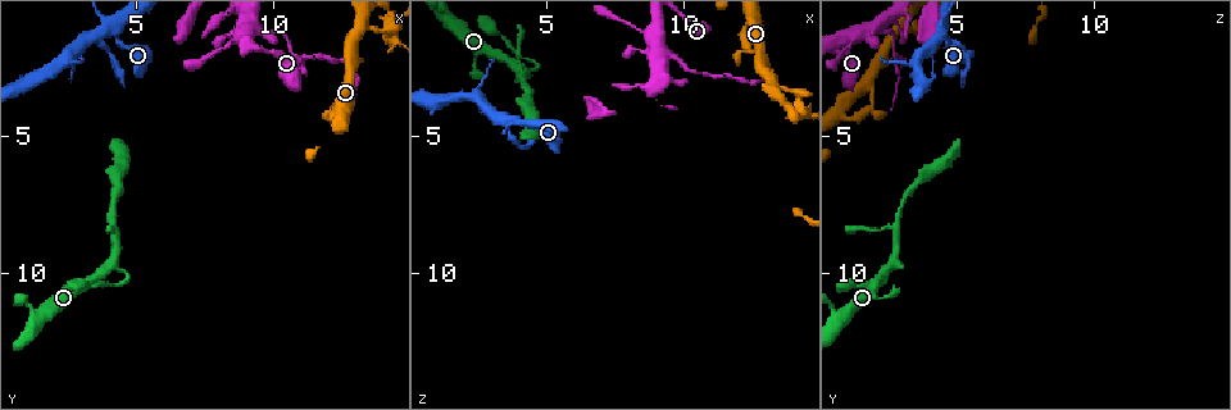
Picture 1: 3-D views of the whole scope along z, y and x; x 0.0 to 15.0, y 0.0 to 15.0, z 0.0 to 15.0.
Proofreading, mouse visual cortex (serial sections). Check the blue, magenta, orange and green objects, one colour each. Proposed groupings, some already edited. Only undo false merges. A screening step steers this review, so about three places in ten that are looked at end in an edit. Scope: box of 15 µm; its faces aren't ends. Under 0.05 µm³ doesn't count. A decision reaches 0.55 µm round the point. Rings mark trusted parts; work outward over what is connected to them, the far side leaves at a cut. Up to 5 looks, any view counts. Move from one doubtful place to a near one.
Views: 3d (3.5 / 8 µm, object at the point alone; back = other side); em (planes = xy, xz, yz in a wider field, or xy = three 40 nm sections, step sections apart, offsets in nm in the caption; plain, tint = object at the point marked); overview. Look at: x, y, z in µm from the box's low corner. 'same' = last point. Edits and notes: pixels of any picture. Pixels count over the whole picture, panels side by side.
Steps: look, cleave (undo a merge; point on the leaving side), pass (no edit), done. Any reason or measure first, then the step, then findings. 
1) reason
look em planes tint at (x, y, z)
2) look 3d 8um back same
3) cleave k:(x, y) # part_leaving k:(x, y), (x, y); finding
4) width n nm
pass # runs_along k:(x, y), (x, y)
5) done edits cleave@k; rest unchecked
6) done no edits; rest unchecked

thick turns thin
look 3d 3.5um at (13.2, 0.9, 2.8)

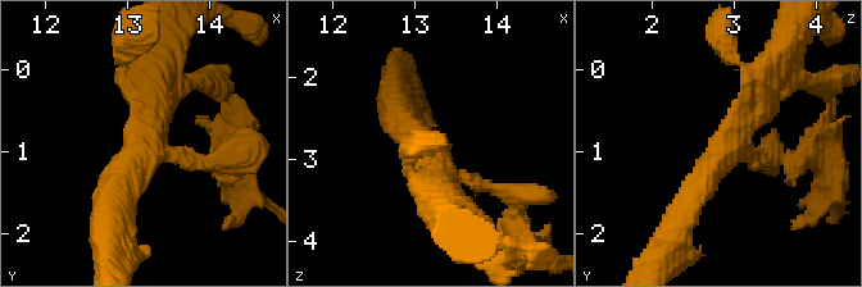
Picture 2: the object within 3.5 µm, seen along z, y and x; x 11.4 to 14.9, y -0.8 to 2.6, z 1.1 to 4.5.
now the EM
look em xy step 2 tint at (13.15, 0.95, 2.90)

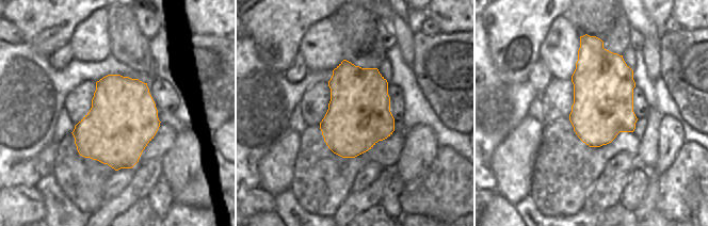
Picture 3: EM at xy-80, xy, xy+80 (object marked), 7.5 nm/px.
cleave 2:(219, 146) # two cells meet here

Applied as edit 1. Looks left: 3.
see it whole again
look overview

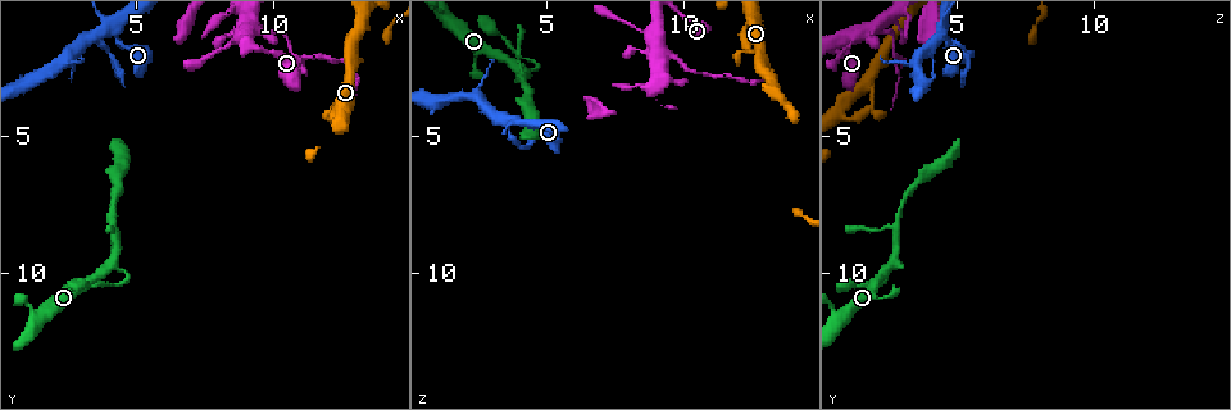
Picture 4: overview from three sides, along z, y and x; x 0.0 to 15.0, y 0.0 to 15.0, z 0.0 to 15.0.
sudden change in width
look 3d 3.5um at (9.8, 1.1, 2.3)

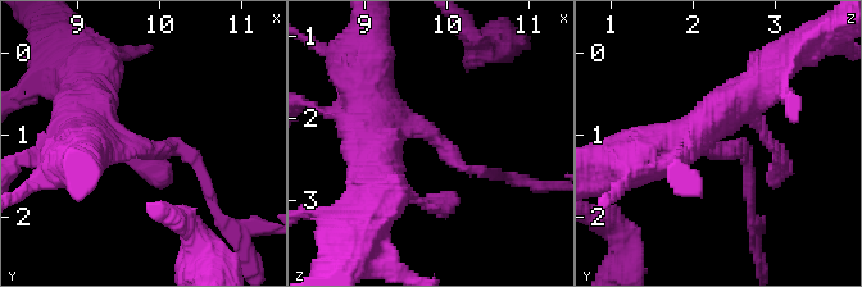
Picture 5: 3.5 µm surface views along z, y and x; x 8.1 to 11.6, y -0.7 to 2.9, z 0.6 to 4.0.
arm_widths 150, 500 nm
cleave 5:(196, 156) # part_leaving 5:(153, 149), (200, 165), (227, 224); a second cell is stuck on

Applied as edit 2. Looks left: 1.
done edits cleave@2, cleave@5; rest unchecked

